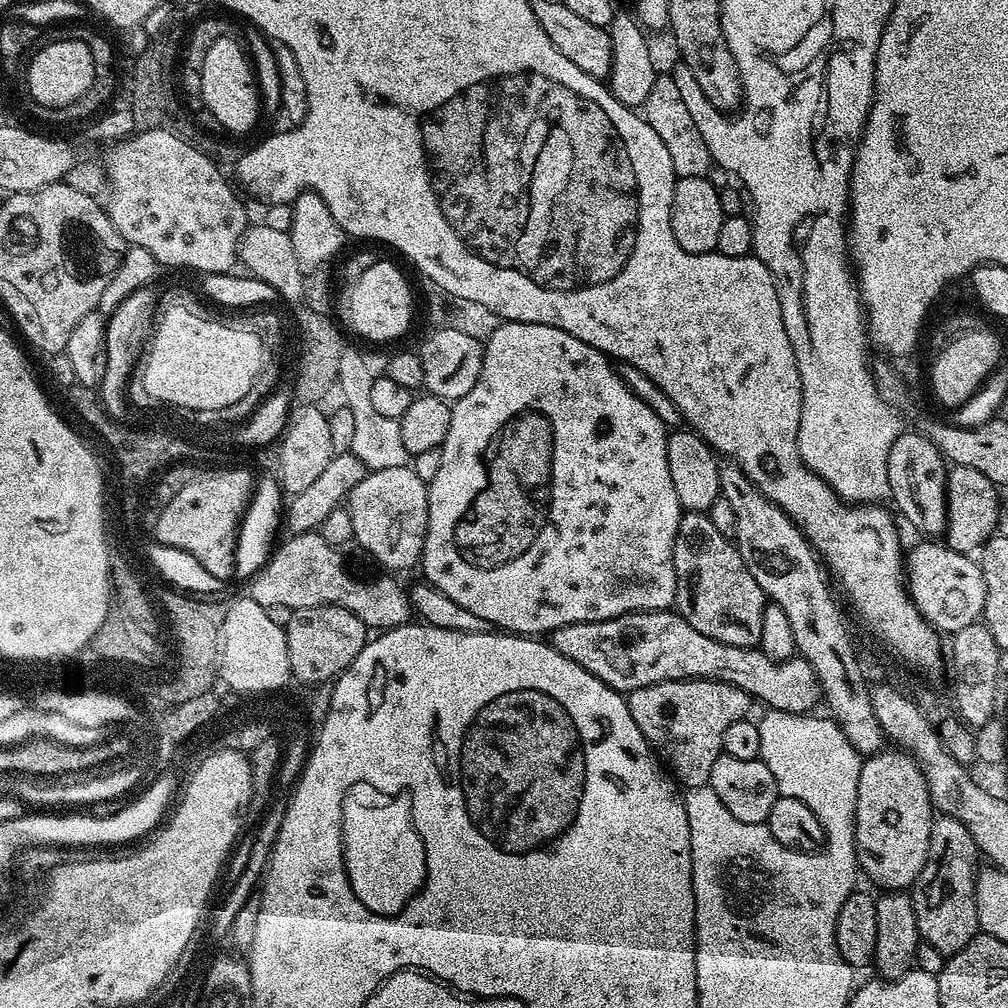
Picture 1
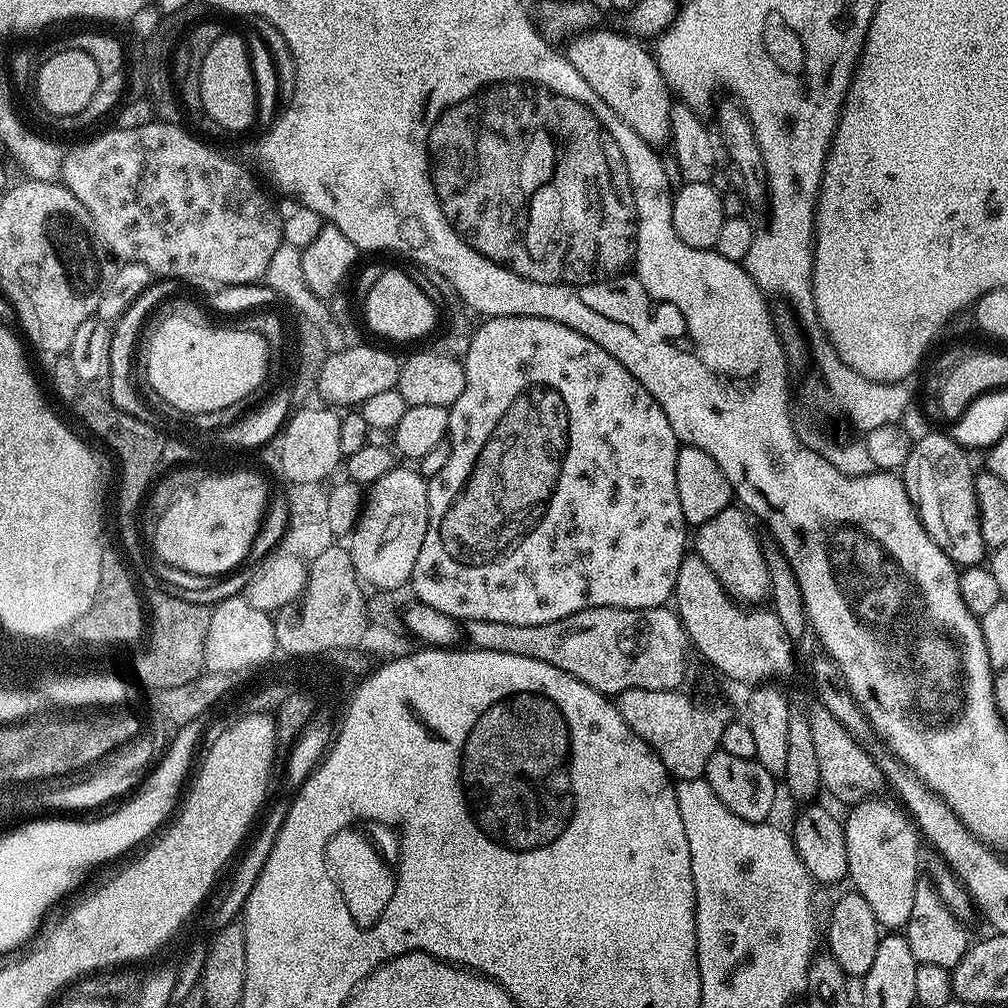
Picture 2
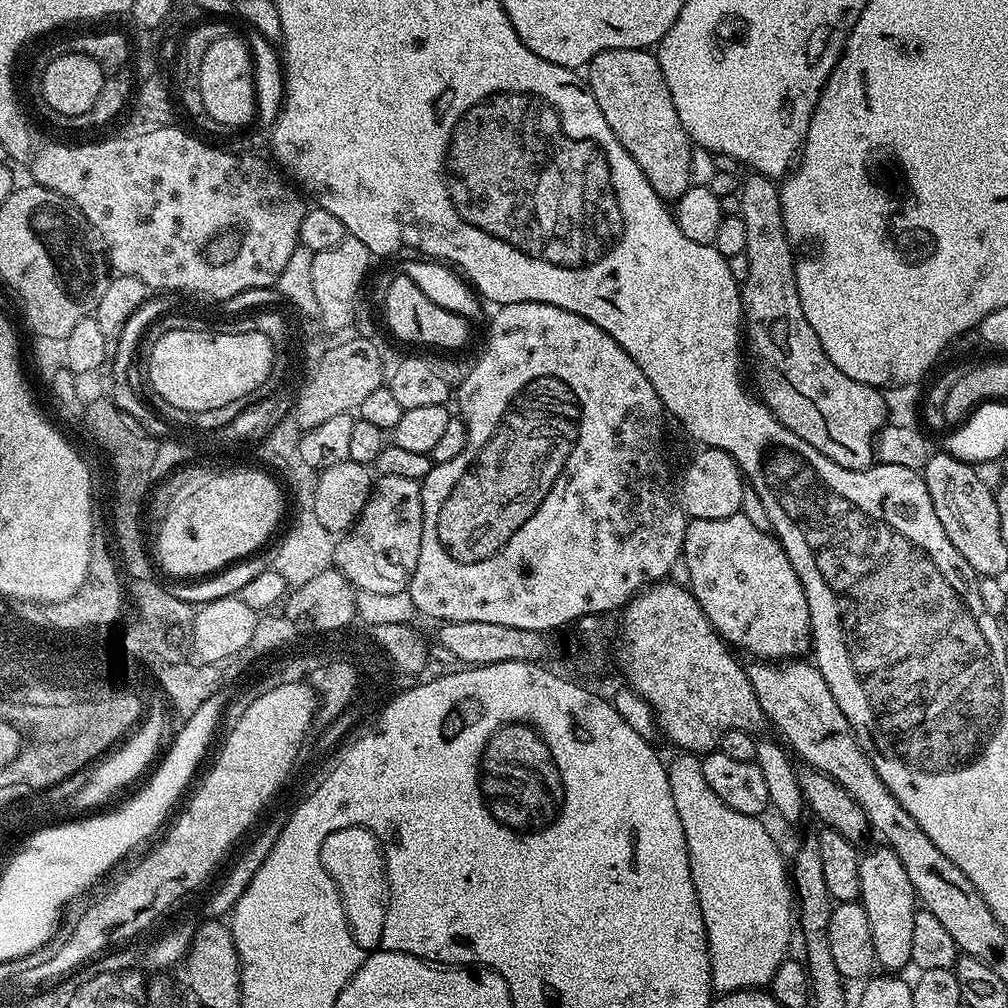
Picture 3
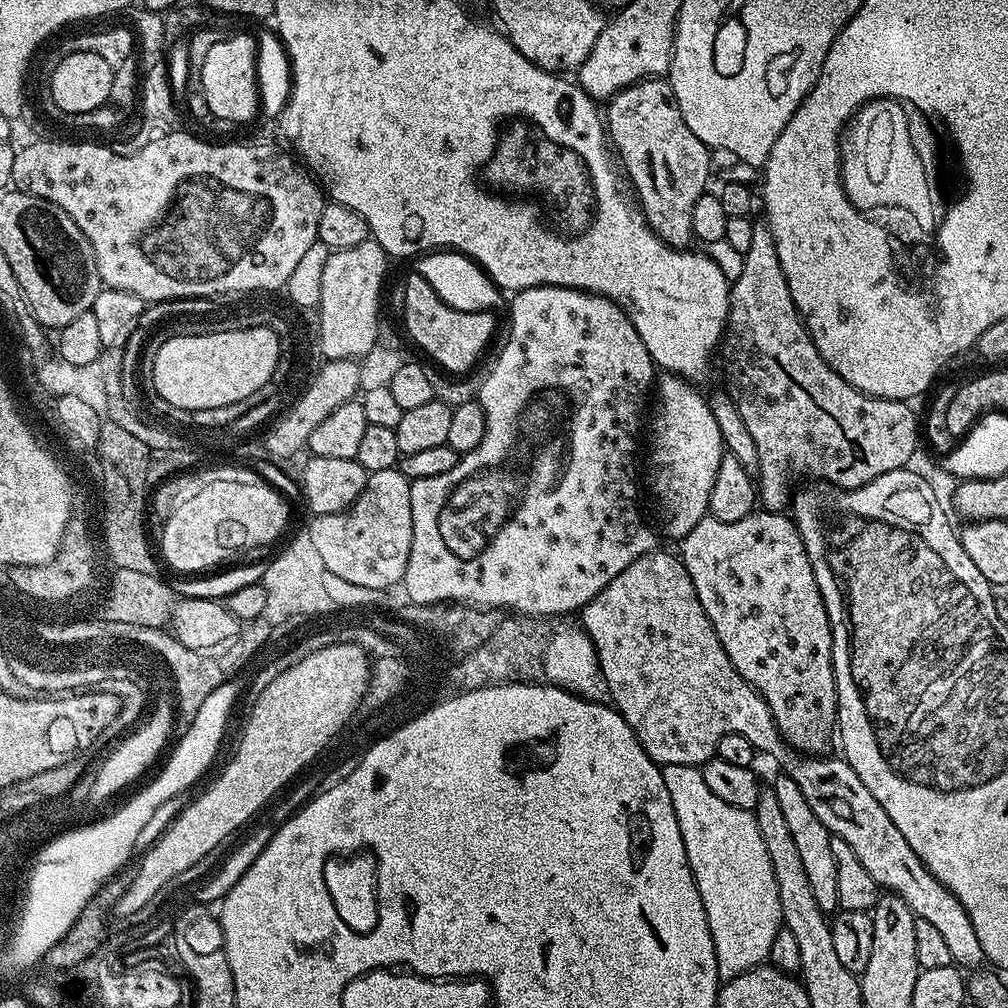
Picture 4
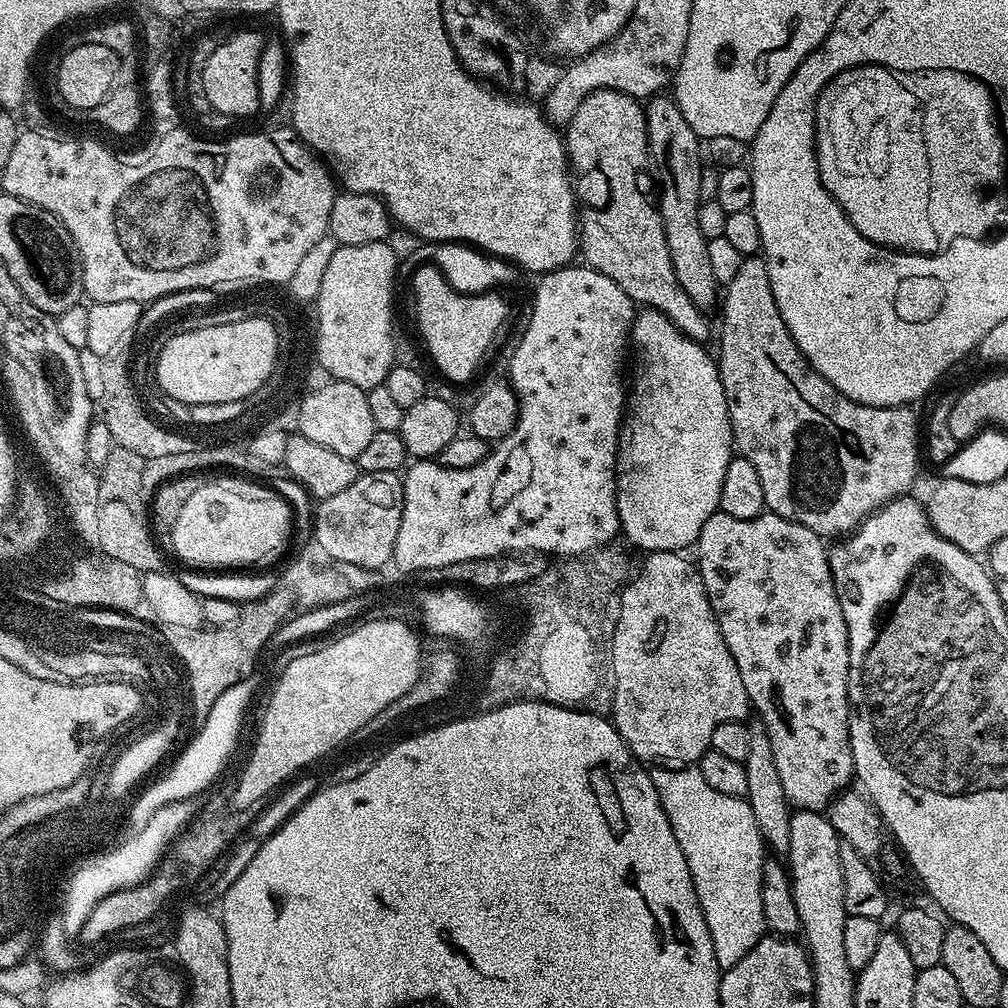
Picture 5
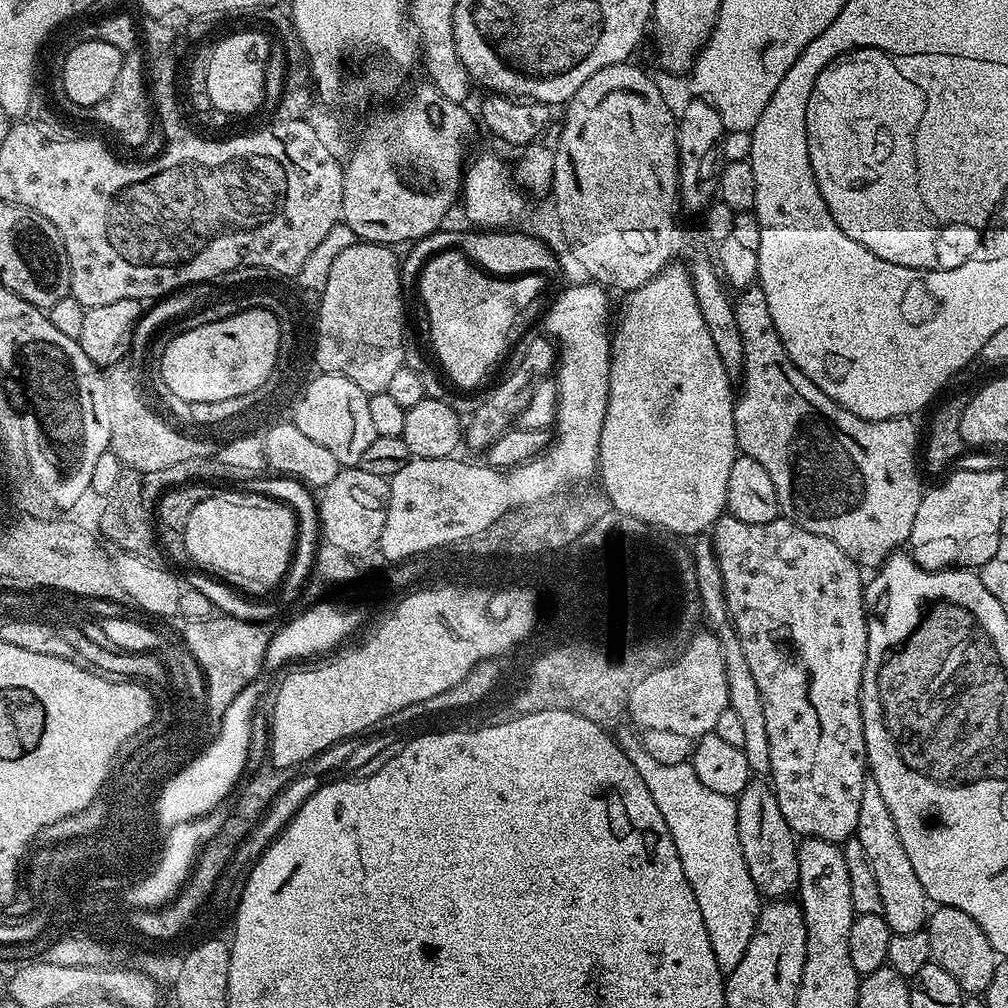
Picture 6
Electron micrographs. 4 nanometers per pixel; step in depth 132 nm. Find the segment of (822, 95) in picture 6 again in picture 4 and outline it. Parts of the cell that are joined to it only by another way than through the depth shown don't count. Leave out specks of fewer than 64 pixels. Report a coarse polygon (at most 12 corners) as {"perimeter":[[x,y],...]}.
{"perimeter":[[877,98],[840,134],[855,208],[901,208],[926,230],[924,168],[899,100]]}

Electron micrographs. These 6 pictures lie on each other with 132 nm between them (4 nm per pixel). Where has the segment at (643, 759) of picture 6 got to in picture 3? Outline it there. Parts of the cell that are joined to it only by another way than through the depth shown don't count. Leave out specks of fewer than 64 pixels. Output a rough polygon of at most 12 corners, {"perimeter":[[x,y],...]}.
{"perimeter":[[696,754],[670,794],[720,994],[771,985],[794,890],[765,821]]}

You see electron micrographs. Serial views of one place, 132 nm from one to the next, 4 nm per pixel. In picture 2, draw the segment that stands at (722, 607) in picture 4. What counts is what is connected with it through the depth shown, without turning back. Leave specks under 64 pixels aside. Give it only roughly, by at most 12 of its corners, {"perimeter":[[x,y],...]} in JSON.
{"perimeter":[[743,507],[695,529],[694,552],[733,597],[769,595],[762,541]]}

